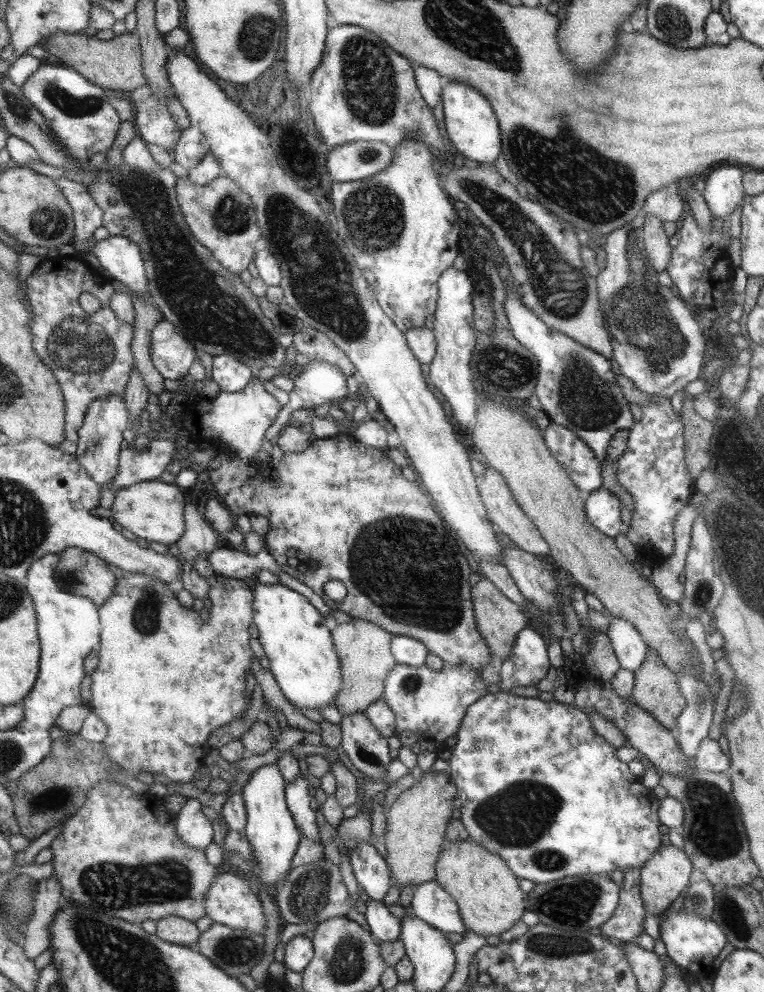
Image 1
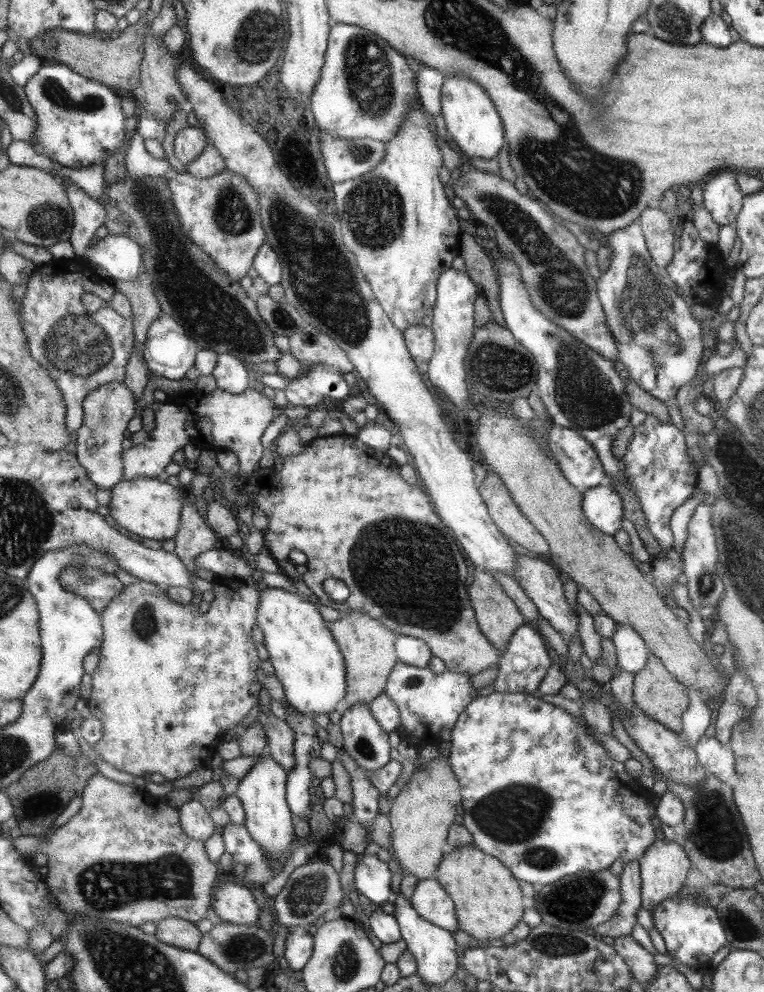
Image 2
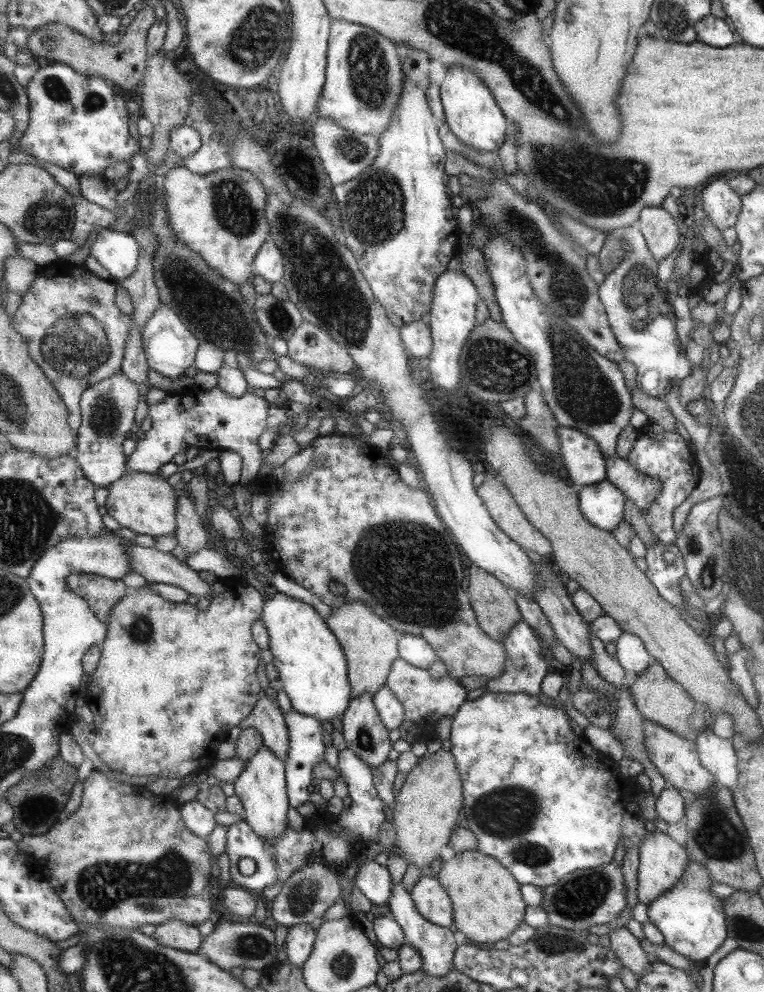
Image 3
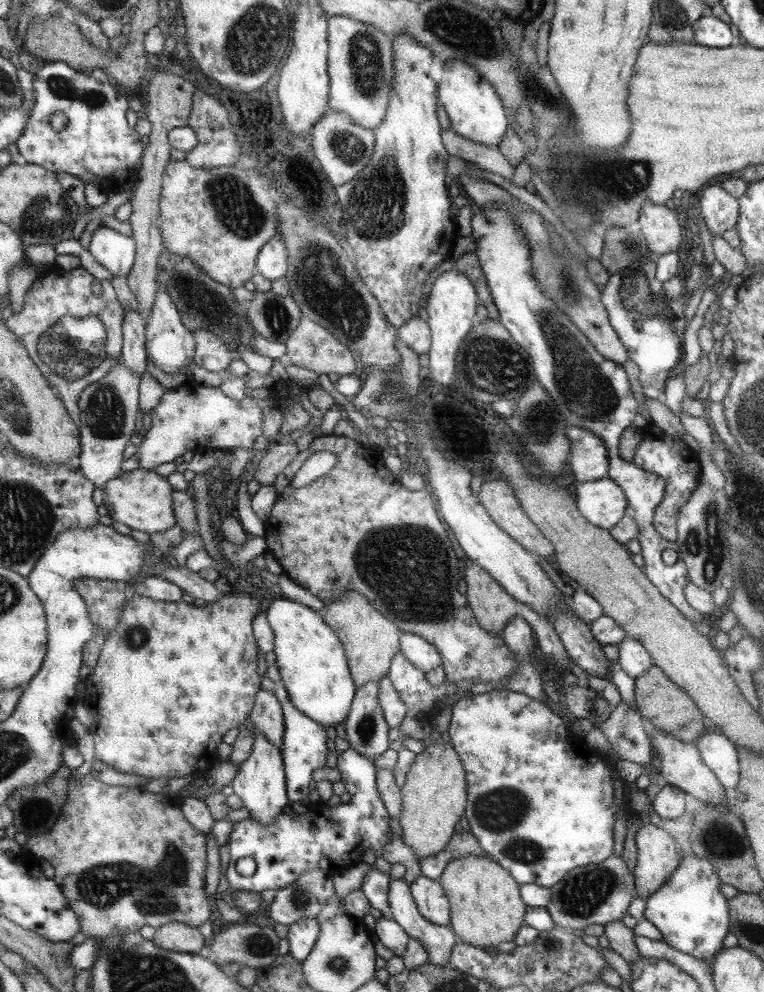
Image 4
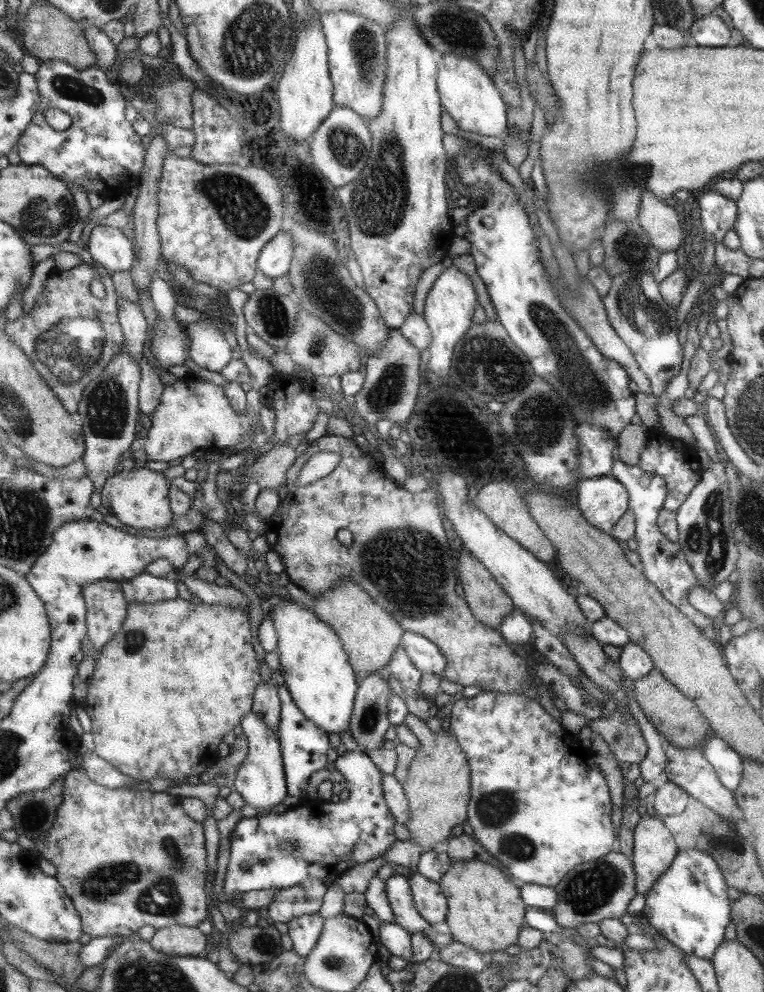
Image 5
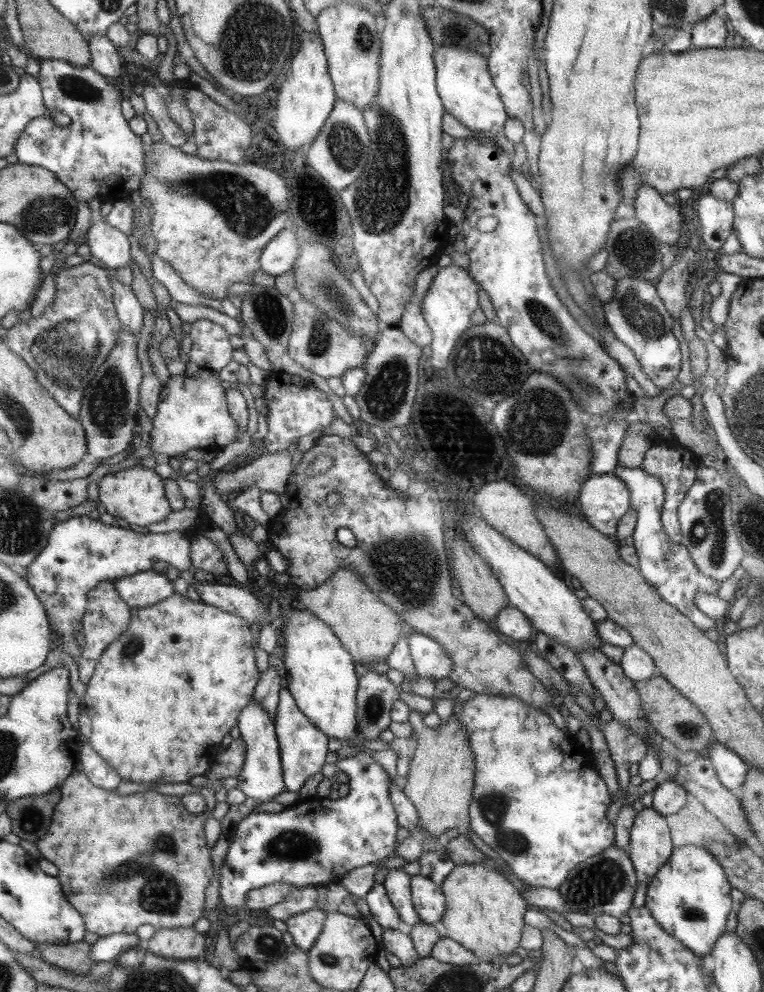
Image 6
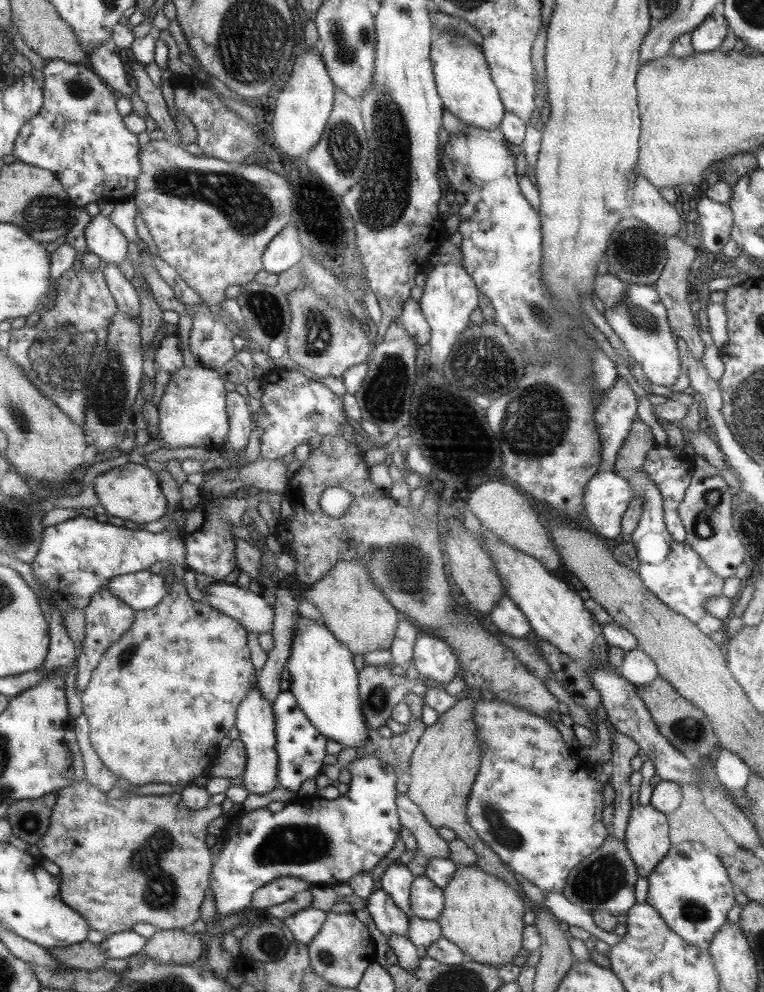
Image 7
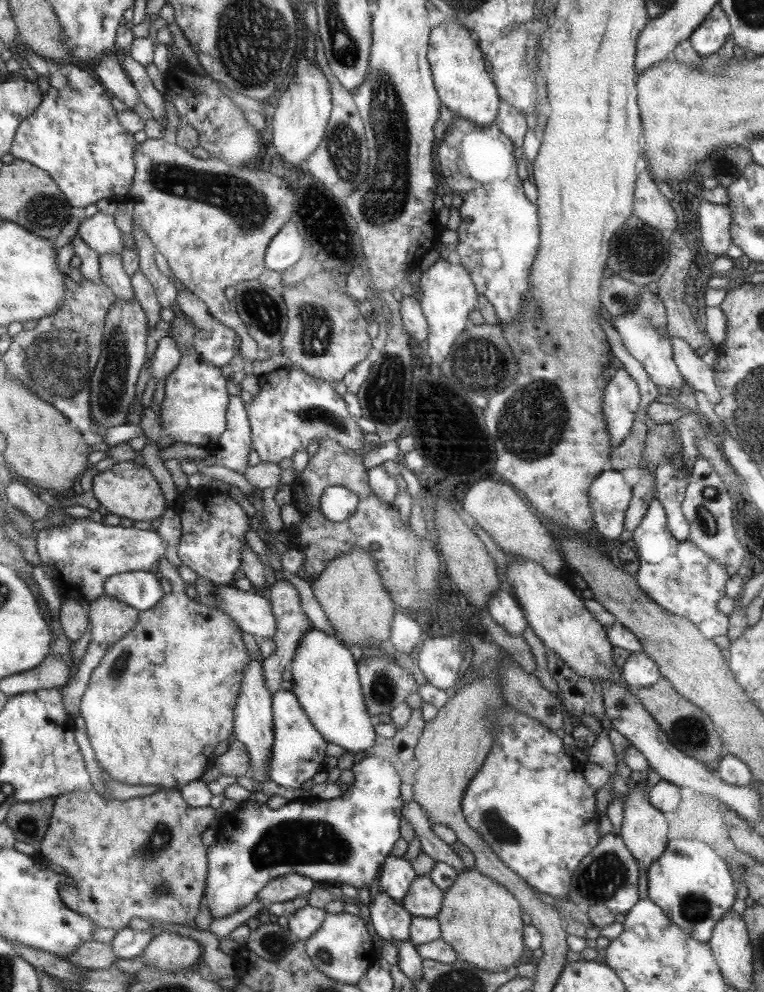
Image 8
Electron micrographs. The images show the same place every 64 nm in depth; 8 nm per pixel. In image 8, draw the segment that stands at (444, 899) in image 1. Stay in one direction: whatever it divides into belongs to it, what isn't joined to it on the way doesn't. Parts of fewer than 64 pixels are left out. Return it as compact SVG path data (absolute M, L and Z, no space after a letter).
M418 876L407 888L401 904L412 917L433 918L442 908L443 895L428 876Z

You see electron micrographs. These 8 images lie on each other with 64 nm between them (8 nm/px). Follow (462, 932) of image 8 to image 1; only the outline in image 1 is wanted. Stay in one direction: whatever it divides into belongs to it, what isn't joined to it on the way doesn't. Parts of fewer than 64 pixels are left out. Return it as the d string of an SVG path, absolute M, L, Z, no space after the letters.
M469 839L450 842L435 863L434 881L455 900L465 930L472 930L485 938L499 936L520 920L523 891L519 890L518 880L501 857Z

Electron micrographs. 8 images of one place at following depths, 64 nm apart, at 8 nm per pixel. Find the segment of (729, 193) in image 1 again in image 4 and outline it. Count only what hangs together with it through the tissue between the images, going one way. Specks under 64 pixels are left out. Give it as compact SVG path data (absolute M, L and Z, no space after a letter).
M721 184L705 186L699 191L695 208L711 235L721 235L738 222L738 199L729 195Z

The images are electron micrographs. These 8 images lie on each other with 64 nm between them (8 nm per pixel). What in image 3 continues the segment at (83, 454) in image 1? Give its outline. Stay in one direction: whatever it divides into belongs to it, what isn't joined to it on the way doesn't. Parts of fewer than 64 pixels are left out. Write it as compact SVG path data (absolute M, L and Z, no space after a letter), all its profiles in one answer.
M121 370L119 374L91 386L82 397L82 425L77 430L77 450L73 453L77 463L85 471L85 476L95 484L95 488L107 489L127 473L123 442L127 440L127 432L133 424L137 396L137 384L133 384Z

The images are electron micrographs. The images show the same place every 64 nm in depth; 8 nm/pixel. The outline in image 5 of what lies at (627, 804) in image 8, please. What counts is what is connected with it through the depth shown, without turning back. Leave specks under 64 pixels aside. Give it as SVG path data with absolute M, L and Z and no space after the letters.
M641 815L633 830L635 888L647 894L677 856L673 834L657 815Z

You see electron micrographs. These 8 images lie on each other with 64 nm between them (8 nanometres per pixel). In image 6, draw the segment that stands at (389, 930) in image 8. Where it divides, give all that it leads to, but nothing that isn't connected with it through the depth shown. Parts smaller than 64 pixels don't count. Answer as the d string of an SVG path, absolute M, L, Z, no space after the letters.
M373 883L373 887L369 889L364 898L371 914L369 918L377 930L398 928L401 920L399 920L391 901L387 898L382 884Z

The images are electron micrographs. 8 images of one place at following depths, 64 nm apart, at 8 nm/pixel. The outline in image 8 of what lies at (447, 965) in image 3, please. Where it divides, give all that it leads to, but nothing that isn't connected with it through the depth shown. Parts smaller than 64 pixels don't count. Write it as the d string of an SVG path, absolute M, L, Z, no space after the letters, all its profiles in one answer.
M387 856L379 874L379 888L401 905L401 900L407 895L407 888L416 878L409 860Z

